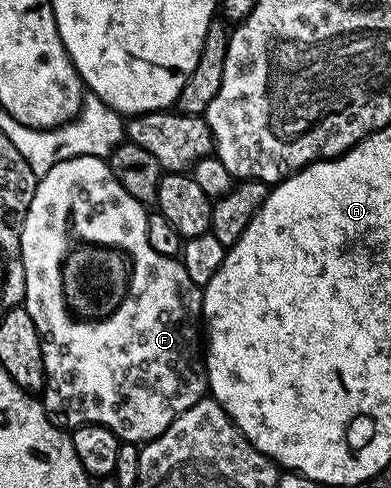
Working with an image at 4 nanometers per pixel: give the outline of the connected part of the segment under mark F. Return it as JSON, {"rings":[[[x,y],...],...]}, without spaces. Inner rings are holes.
{"rings":[[[73,157],[52,166],[45,176],[38,179],[21,231],[21,257],[25,271],[23,306],[27,314],[31,314],[31,322],[35,322],[35,330],[39,330],[45,367],[43,403],[50,422],[62,430],[72,430],[80,424],[102,424],[123,442],[141,446],[161,436],[163,430],[167,430],[167,426],[183,414],[183,410],[191,410],[195,402],[206,399],[203,336],[199,331],[203,324],[202,285],[187,278],[187,270],[180,259],[160,256],[151,250],[151,242],[147,242],[146,205],[123,190],[104,159]],[[73,236],[89,236],[89,240],[109,240],[109,244],[121,244],[121,248],[129,248],[129,252],[133,252],[133,260],[137,260],[133,296],[129,296],[129,304],[113,316],[113,324],[73,324],[73,320],[65,316],[57,264],[61,264],[61,252],[69,248],[69,240],[73,240]]]}

